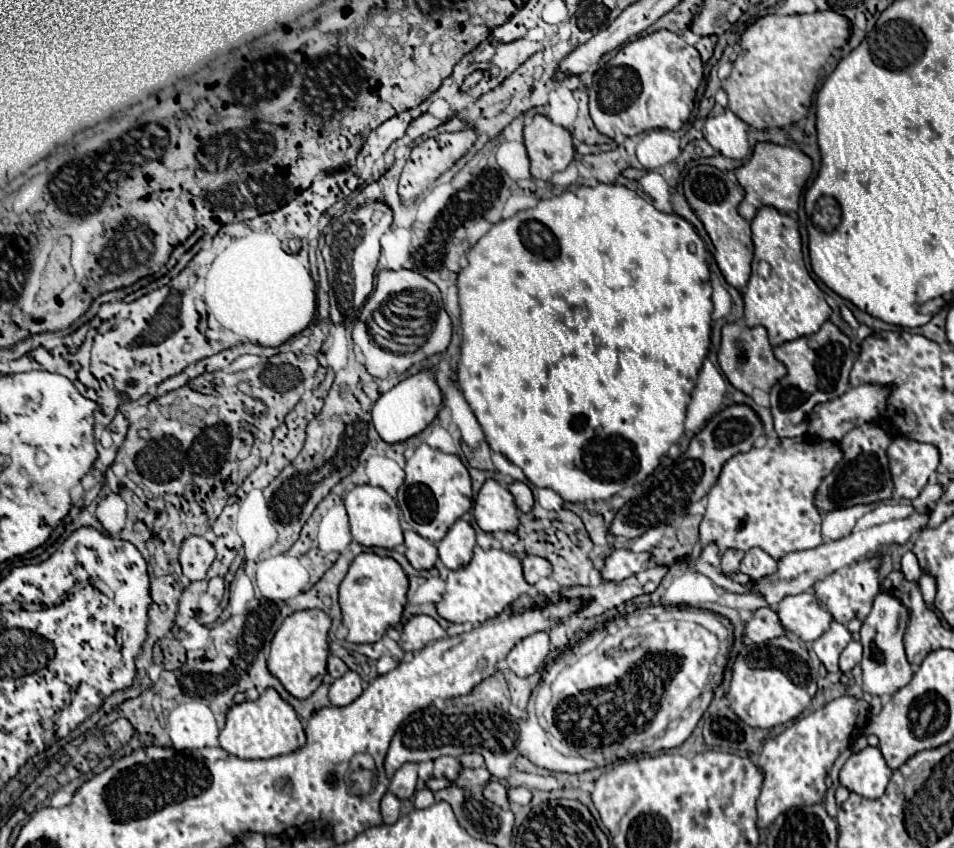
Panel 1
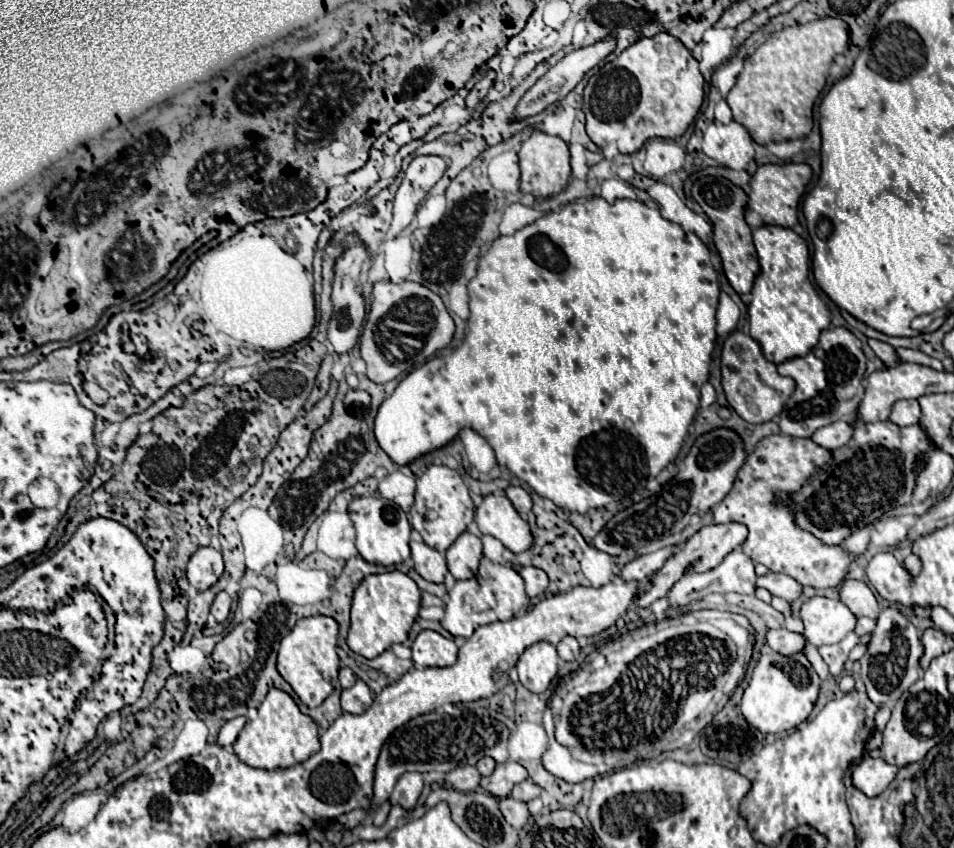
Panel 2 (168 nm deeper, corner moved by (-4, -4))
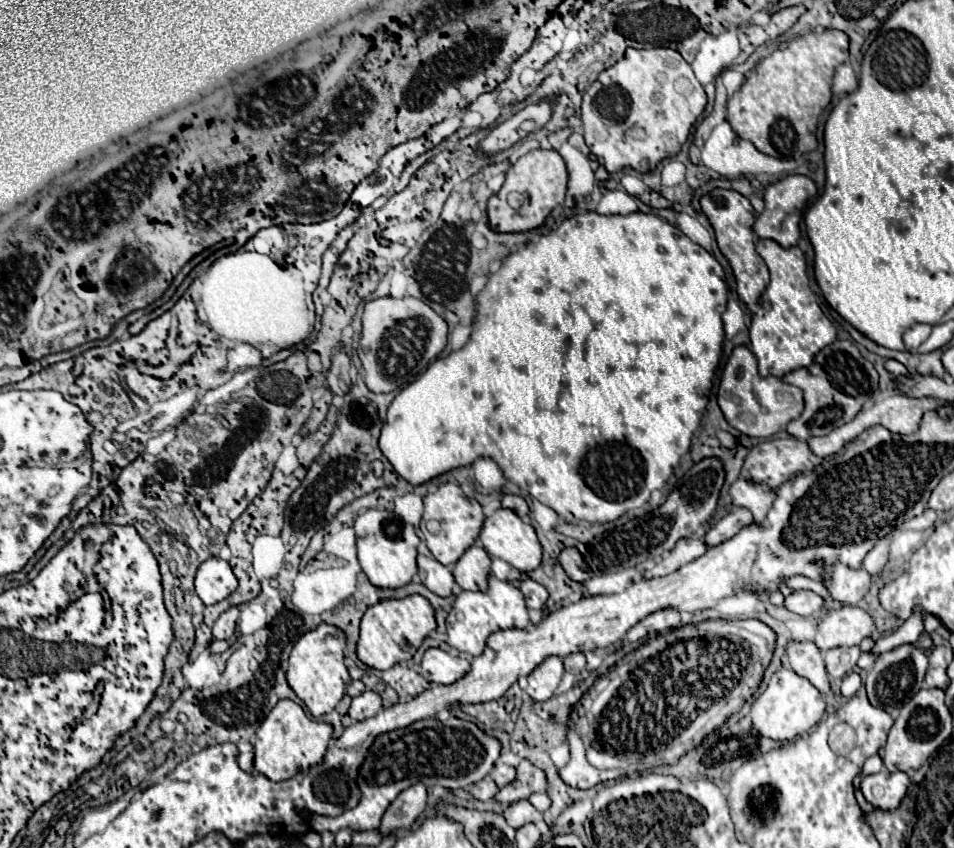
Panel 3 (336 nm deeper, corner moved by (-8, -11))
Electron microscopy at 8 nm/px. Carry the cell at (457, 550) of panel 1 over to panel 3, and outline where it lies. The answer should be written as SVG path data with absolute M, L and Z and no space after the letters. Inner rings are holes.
M478 545L468 547L452 567L452 575L462 589L484 591L490 575L490 555Z

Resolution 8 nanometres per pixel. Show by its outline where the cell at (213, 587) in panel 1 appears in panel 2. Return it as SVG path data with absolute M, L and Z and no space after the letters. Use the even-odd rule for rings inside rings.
M220 592L218 596L214 598L212 608L210 608L210 614L216 618L216 622L224 622L230 614L230 596L226 592Z

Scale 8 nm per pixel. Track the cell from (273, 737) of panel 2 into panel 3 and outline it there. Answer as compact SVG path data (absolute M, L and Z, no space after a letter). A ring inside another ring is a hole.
M282 699L262 721L256 737L258 739L254 743L254 769L266 775L270 781L278 783L294 777L300 769L308 769L322 761L328 741L332 737L332 727L328 723L308 719L300 705L290 699Z

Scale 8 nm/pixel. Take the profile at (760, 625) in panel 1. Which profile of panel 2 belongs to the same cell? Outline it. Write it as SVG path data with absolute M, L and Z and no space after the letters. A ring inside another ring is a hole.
M786 628L780 630L768 630L766 634L766 642L772 650L788 656L788 654L800 654L806 646L806 638L802 634L790 632Z

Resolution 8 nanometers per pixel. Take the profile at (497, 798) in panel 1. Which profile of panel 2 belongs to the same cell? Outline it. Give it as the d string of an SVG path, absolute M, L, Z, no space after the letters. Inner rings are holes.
M504 798L504 800L500 800L500 810L502 810L506 822L508 822L510 826L514 826L516 830L520 830L520 828L528 822L528 818L530 818L530 812L528 812L526 804L524 804L524 802L518 802L518 800L514 800L514 798Z

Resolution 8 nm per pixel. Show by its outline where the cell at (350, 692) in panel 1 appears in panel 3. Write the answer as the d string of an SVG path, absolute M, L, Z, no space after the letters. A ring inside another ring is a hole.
M364 691L362 695L352 699L350 717L352 717L352 721L362 721L368 717L374 717L380 711L380 707L382 707L380 695L374 691Z

